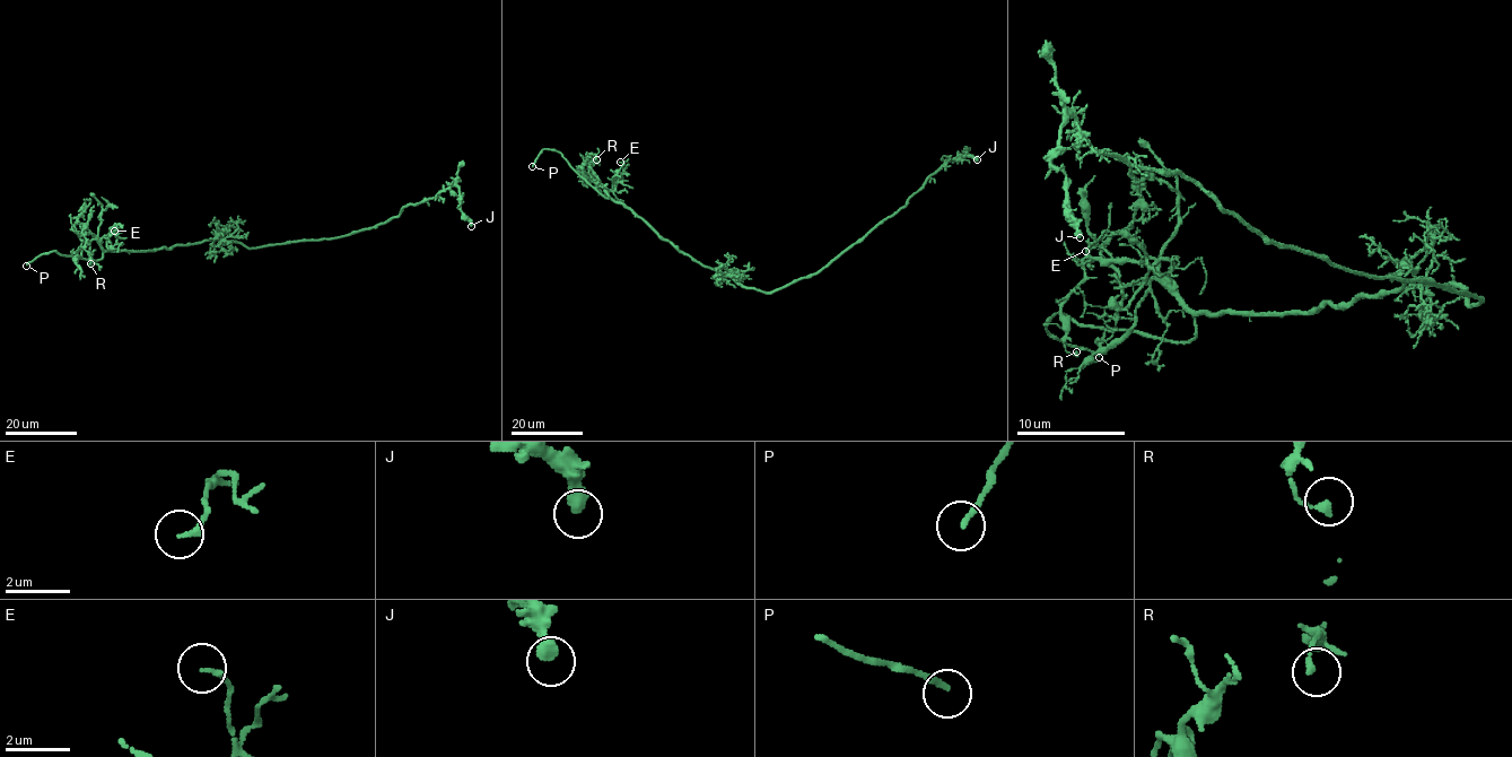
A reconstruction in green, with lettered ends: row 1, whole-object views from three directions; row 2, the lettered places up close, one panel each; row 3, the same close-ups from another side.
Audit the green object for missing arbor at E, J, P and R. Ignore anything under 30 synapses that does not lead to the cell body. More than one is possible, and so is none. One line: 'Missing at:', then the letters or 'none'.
Missing at: P

